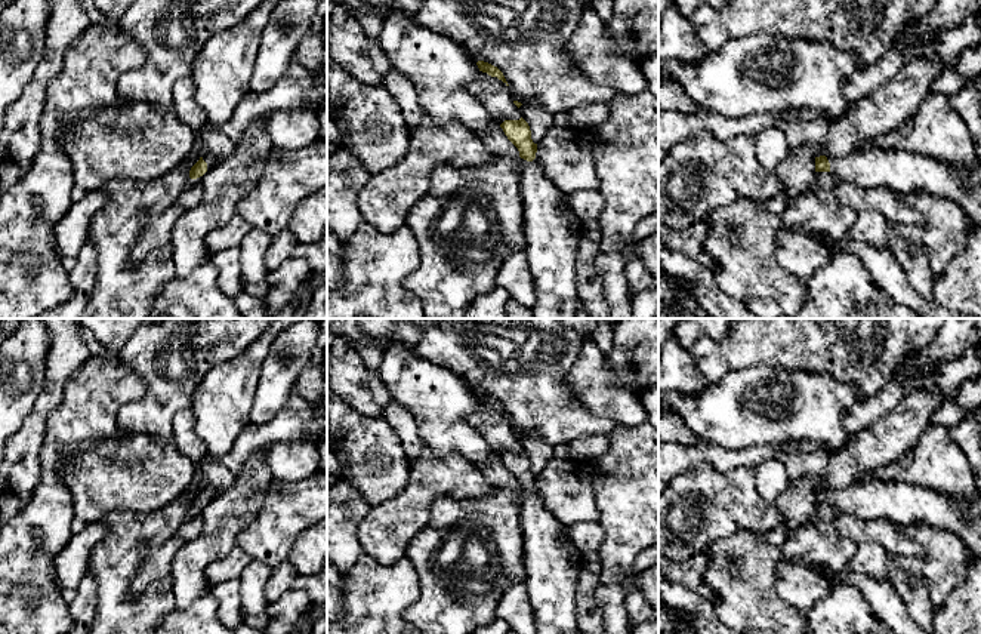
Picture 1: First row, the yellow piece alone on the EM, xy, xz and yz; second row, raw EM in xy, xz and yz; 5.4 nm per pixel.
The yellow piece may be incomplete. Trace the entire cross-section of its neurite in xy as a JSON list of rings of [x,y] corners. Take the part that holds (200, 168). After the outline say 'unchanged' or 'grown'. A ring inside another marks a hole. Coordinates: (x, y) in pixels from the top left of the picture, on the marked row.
[[[219,156],[200,157],[200,160],[189,170],[189,184],[198,184],[200,185],[204,173],[207,170],[213,169],[219,161],[220,161]]]; grown

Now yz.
[[[858,148],[843,156],[815,157],[815,172],[830,172],[863,188],[885,187],[897,193],[928,193],[950,198],[981,228],[981,163],[957,169],[938,158],[907,150]]]; grown

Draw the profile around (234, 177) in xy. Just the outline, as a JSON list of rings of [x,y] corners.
[[[269,114],[253,121],[235,142],[234,151],[204,173],[200,182],[203,187],[201,201],[185,210],[173,225],[169,246],[172,247],[178,277],[183,277],[210,261],[210,250],[206,244],[209,234],[237,215],[238,203],[252,193],[262,176],[274,148],[266,127],[268,119]]]

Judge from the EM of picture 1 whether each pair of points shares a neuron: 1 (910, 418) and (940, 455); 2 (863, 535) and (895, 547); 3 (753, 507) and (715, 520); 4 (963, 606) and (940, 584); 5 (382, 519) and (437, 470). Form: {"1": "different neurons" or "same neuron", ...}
{"1": "different neurons", "2": "same neuron", "3": "same neuron", "4": "different neurons", "5": "same neuron"}

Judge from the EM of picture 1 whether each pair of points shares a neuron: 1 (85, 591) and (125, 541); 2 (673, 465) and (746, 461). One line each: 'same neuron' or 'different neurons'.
1: different neurons
2: same neuron

